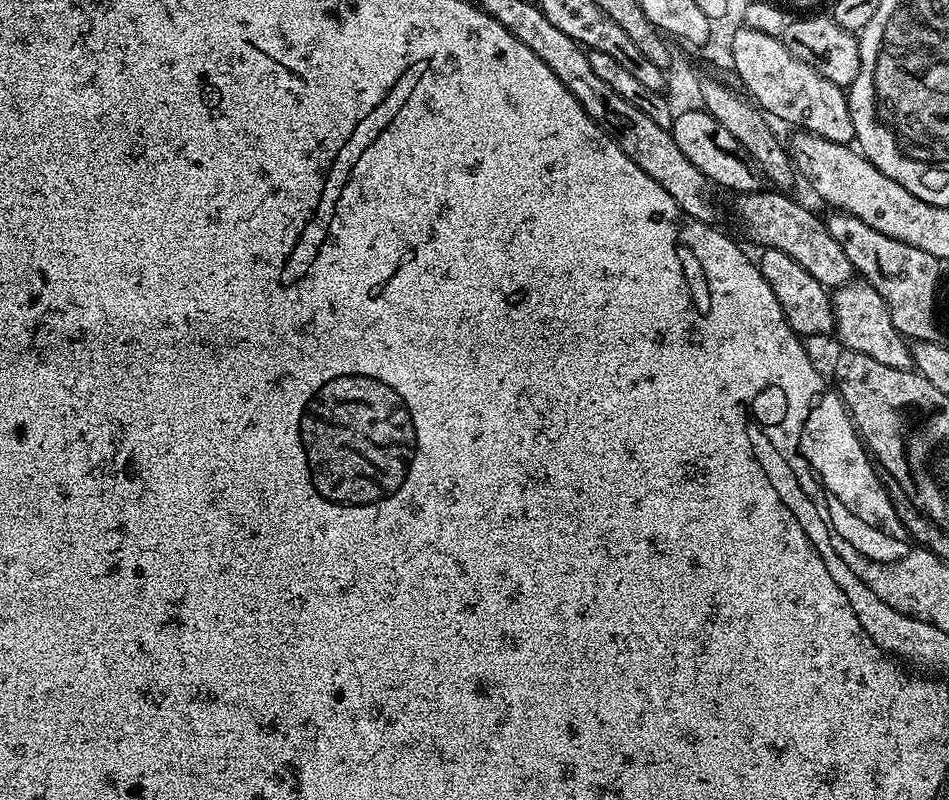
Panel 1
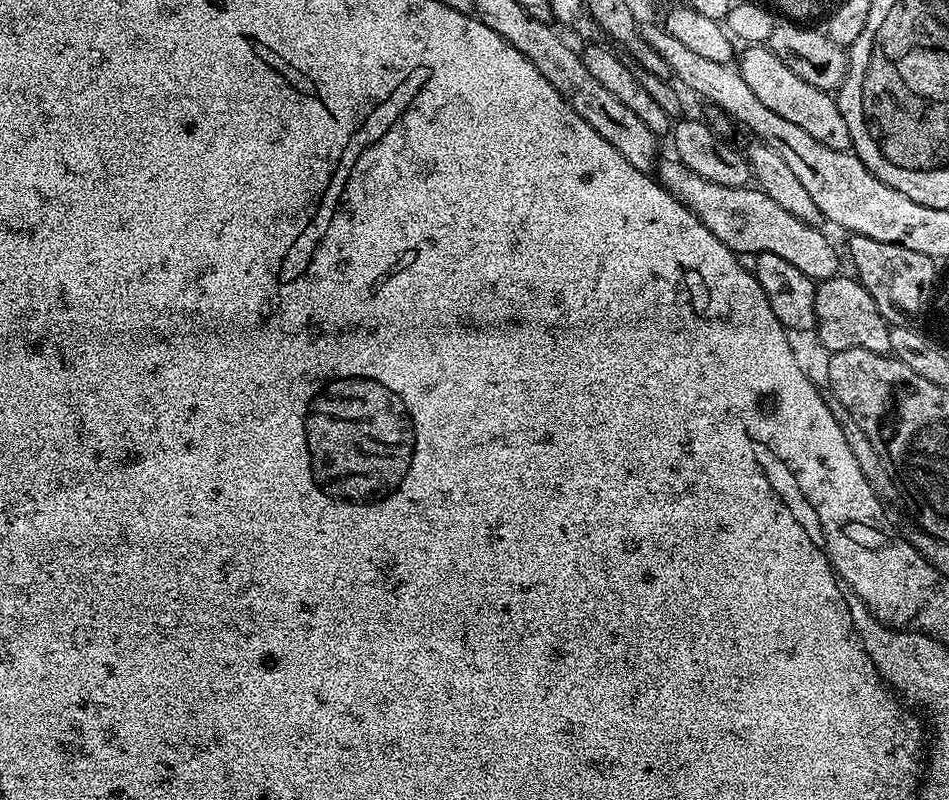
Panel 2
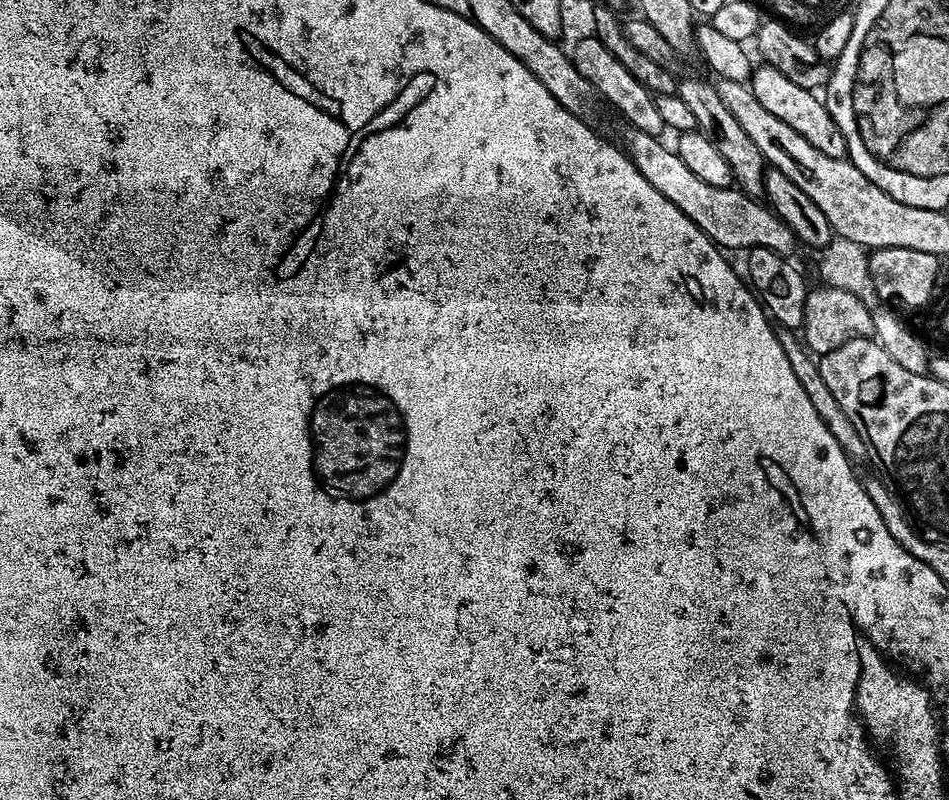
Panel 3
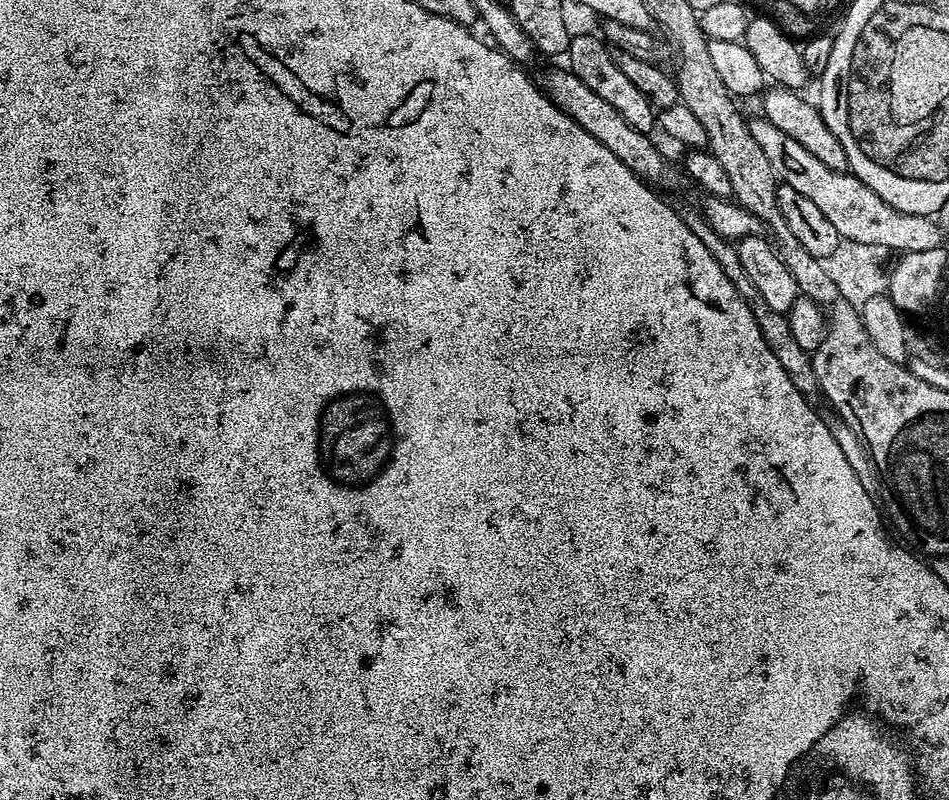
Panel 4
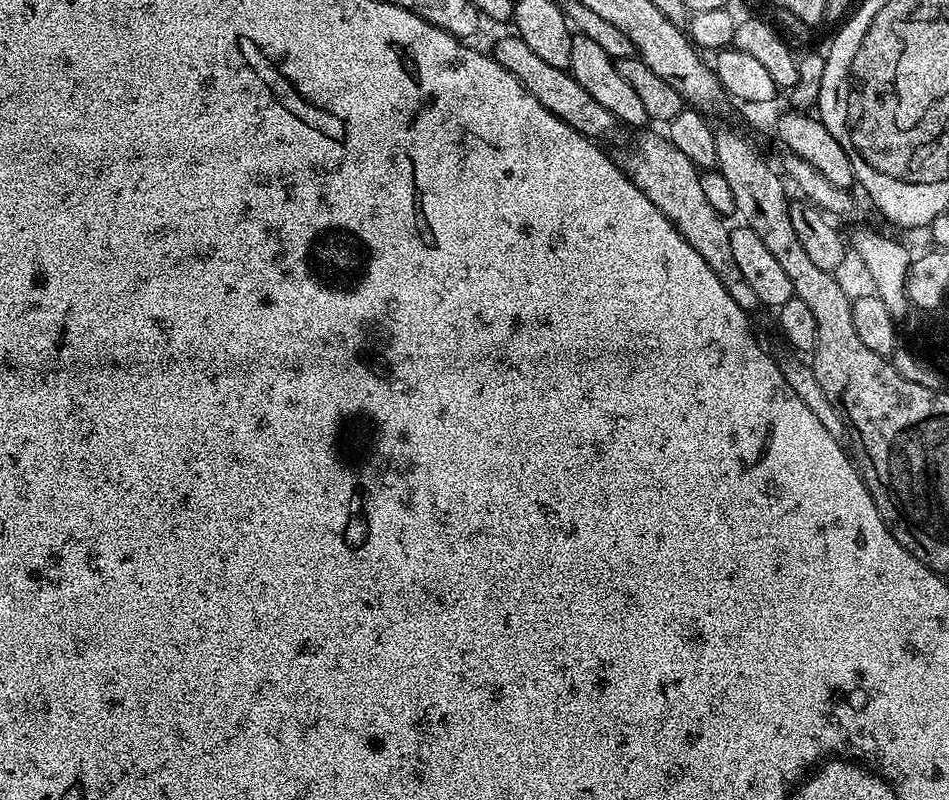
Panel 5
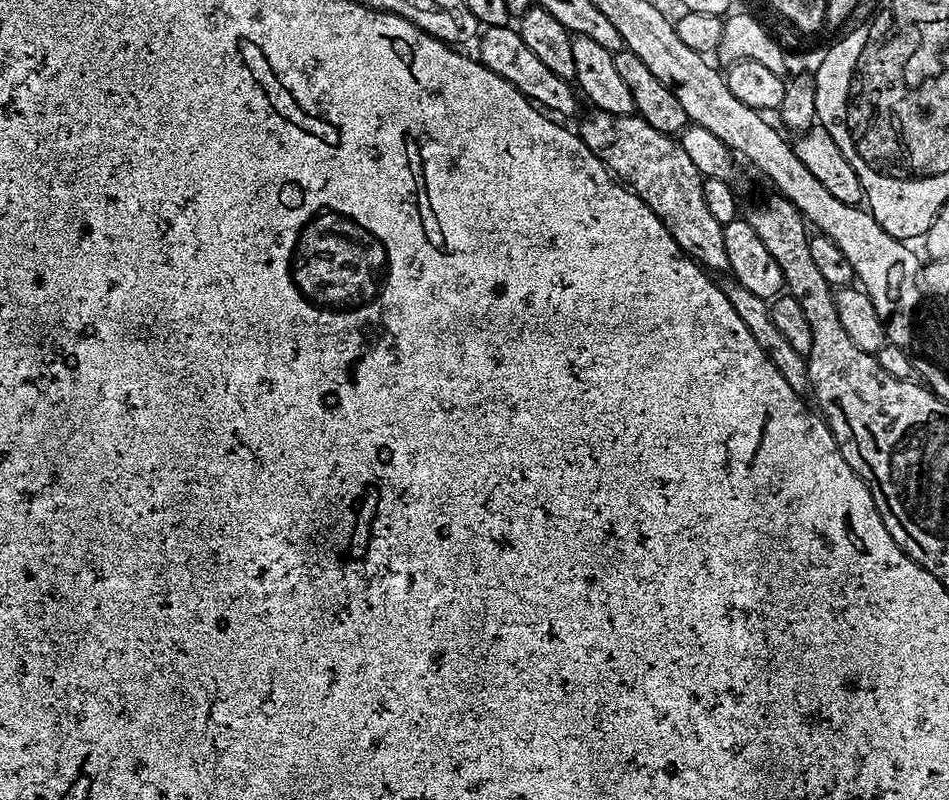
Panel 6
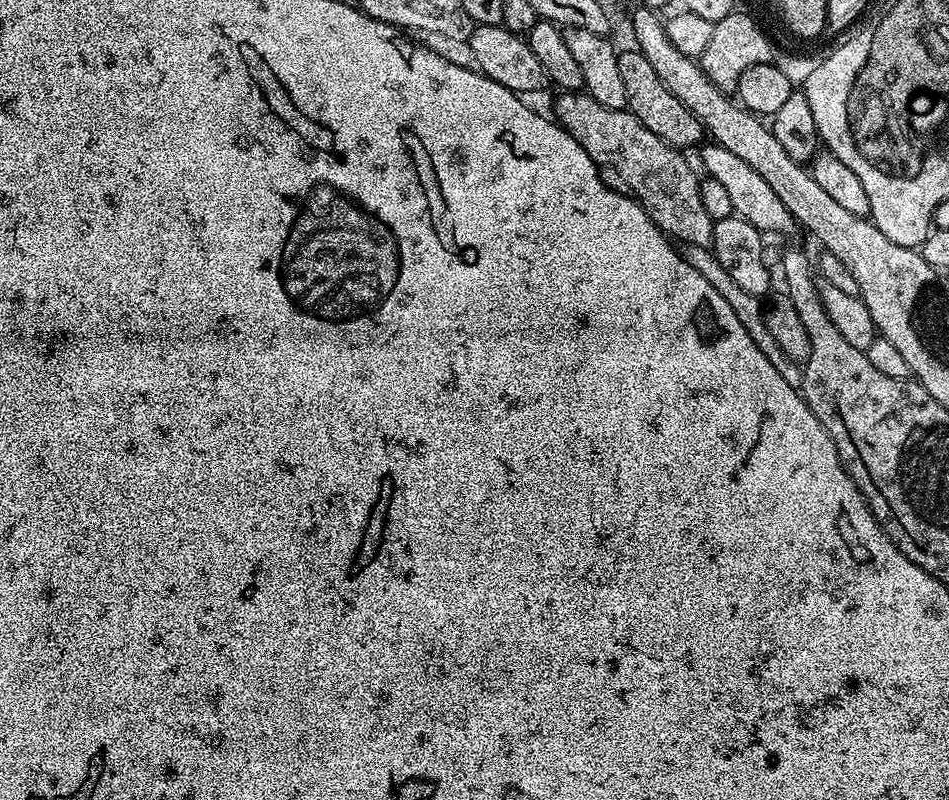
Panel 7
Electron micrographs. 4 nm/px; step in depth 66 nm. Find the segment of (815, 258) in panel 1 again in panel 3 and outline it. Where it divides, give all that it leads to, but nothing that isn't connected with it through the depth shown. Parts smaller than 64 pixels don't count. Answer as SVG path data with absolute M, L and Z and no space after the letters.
M631 126L621 127L620 136L624 139L622 143L623 151L628 153L629 160L634 162L634 166L690 222L694 222L705 234L715 242L717 248L729 250L728 248L744 248L751 250L753 248L769 248L774 250L780 256L791 257L792 251L798 245L796 233L782 222L782 218L777 212L773 212L767 203L761 202L755 196L747 196L745 192L733 186L723 188L722 186L710 186L707 182L702 182L702 178L697 178L678 158L675 147L668 148L663 143L661 137L646 134L646 130L638 130Z

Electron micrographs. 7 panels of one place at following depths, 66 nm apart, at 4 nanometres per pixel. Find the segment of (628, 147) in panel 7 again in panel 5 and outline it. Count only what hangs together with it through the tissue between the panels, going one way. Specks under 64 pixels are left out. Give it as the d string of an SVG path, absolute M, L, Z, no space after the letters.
M641 131L637 135L641 136L633 142L628 157L622 160L628 179L634 182L634 186L638 186L638 190L642 190L642 194L646 194L646 198L650 198L650 202L654 202L654 206L658 206L658 210L662 210L662 214L666 214L666 218L682 234L682 238L686 238L686 242L690 242L690 246L694 246L694 250L702 254L706 266L710 266L710 270L718 274L730 298L734 298L734 302L738 302L744 312L755 313L755 308L761 307L760 299L758 294L754 294L750 282L742 278L742 270L738 270L728 237L730 228L729 225L724 225L727 224L725 217L719 216L714 206L710 206L709 200L704 197L700 181L701 169L690 162L690 158L686 158L686 154L678 150L678 146L671 144L667 135L655 136L648 131Z

